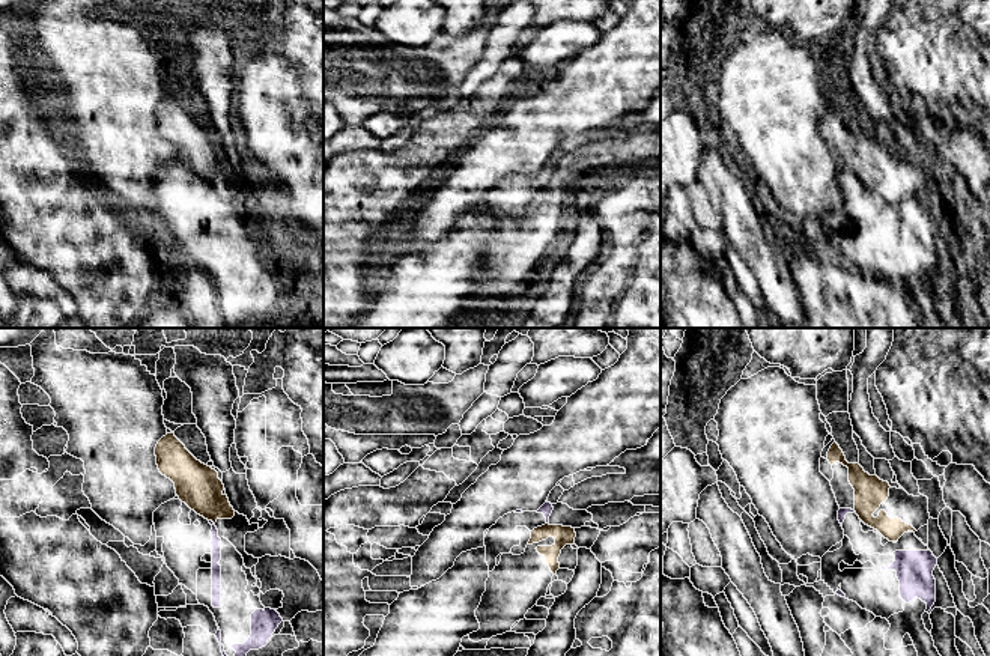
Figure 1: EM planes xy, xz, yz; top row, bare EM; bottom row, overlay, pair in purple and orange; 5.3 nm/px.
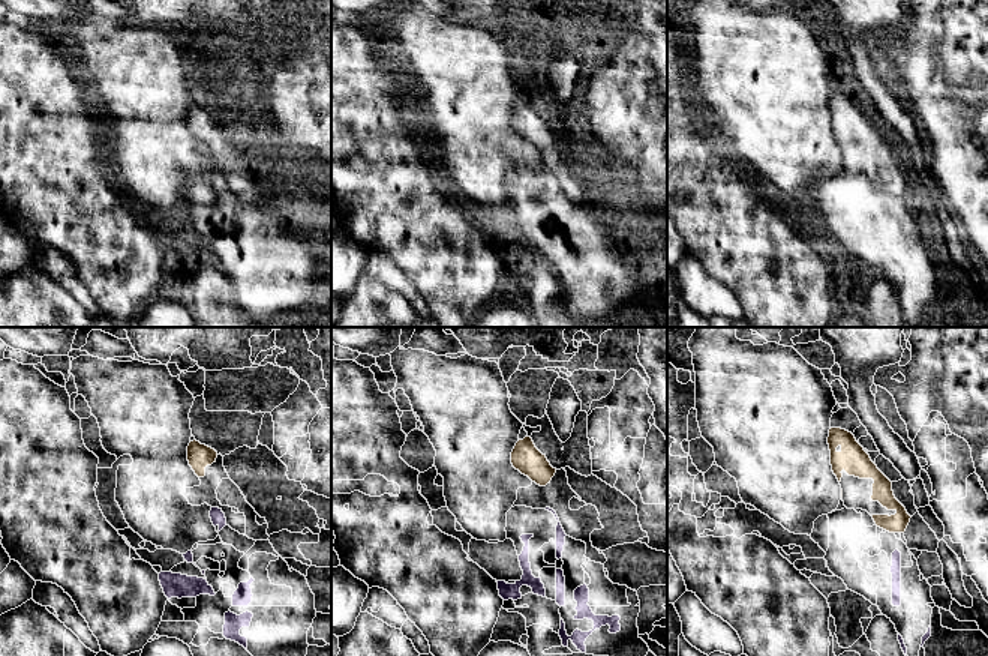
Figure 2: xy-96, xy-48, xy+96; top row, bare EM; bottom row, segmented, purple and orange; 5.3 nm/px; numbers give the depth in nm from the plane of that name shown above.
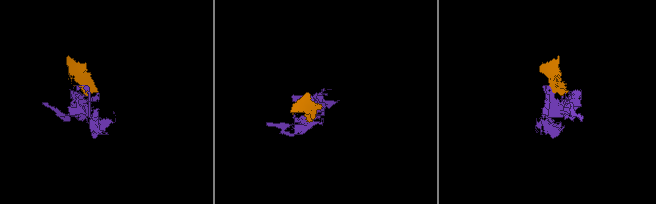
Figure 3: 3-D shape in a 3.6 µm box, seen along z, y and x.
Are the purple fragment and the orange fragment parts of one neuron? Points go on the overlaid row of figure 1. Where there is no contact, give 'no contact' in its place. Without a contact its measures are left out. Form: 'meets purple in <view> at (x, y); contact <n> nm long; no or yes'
meets purple in xy at (211, 521); contact 40 nm long; no

